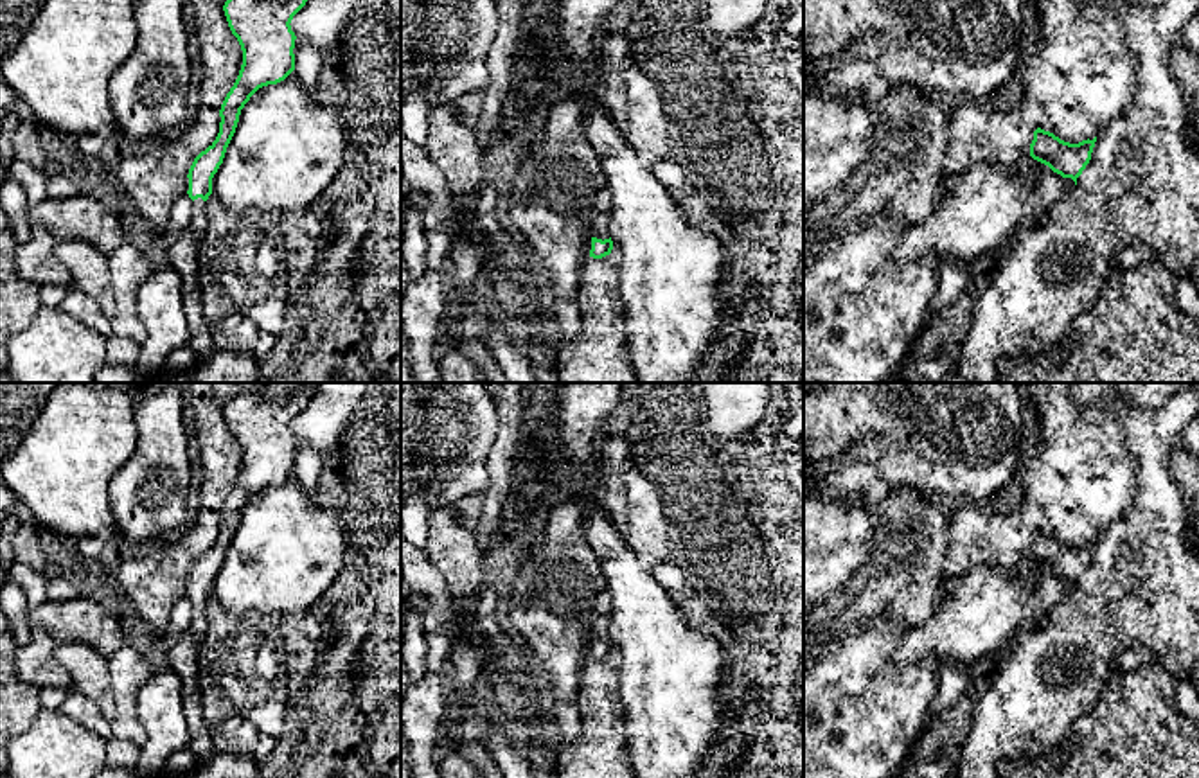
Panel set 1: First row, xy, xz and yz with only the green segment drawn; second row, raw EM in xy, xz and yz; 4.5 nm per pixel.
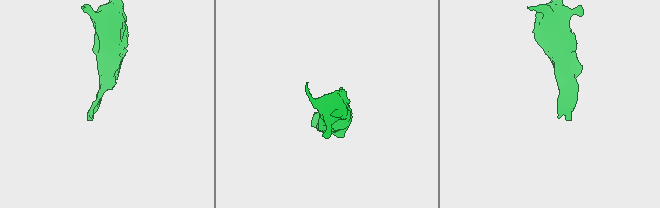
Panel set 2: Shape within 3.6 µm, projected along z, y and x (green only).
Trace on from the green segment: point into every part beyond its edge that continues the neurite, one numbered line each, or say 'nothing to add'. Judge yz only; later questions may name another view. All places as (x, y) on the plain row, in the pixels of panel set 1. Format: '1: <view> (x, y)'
nothing to add

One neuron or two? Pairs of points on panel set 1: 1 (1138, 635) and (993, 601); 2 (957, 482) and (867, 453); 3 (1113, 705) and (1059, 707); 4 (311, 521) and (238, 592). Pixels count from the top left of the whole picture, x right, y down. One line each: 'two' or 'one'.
1: two
2: two
3: two
4: one

